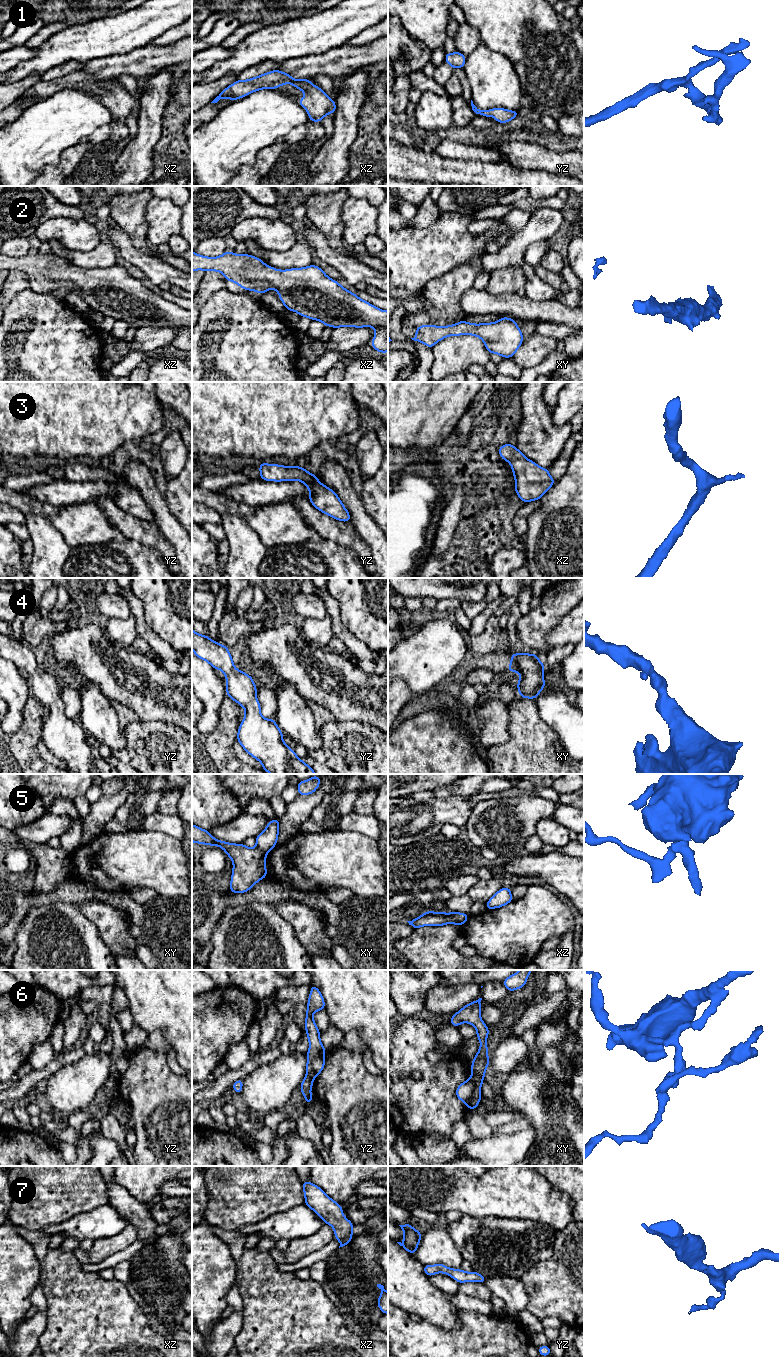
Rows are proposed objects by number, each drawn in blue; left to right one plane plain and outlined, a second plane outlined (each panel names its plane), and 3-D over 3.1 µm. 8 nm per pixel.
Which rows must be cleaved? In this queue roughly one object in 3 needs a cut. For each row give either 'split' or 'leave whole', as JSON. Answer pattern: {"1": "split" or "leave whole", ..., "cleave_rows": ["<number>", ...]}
{"1": "leave whole", "2": "leave whole", "3": "leave whole", "4": "leave whole", "5": "split", "6": "split", "7": "leave whole", "cleave_rows": ["5", "6"]}

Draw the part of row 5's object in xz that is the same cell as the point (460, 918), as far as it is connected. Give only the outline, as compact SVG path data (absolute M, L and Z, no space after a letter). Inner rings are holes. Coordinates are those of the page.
M452 912L452 914L455 916L455 922L458 926L463 925L469 919L470 916L460 912Z

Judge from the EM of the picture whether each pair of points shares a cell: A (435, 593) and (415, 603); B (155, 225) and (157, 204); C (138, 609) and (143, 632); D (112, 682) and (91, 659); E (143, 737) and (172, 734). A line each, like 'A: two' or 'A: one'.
A: two
B: one
C: one
D: one
E: one

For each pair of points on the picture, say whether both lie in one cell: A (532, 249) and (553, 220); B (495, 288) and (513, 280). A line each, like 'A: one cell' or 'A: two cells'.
A: two cells
B: one cell

